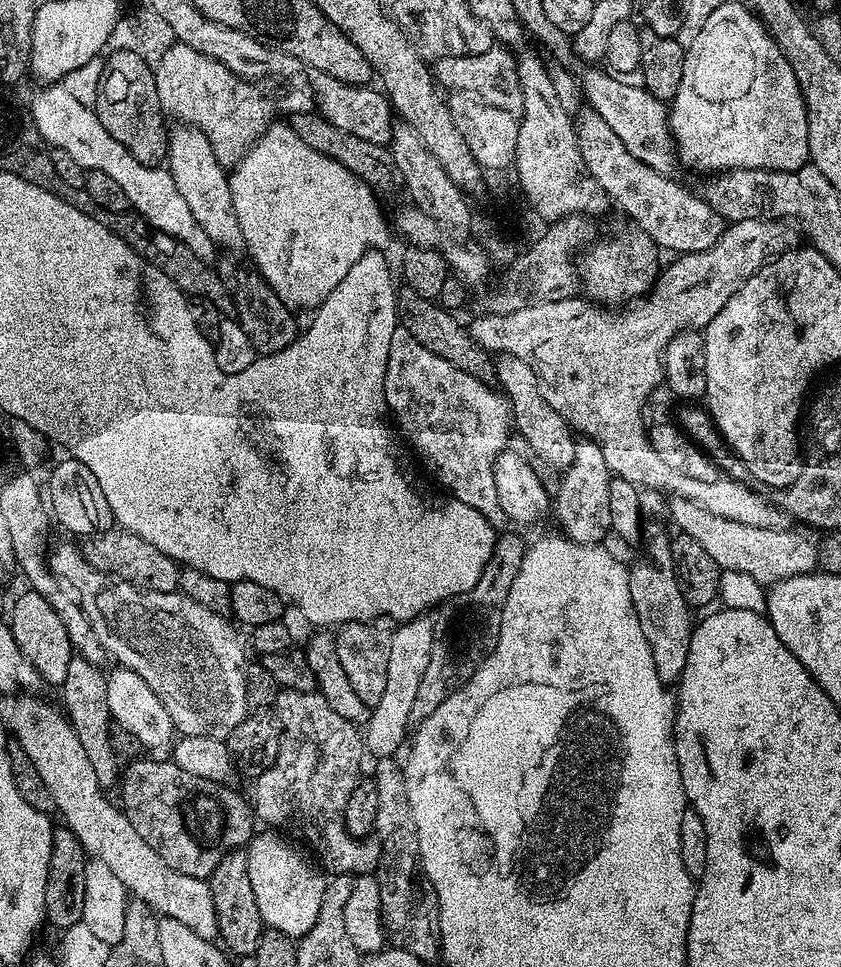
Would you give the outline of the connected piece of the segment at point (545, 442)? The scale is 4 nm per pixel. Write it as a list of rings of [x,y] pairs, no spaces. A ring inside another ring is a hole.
[[[507,354],[501,355],[495,361],[495,366],[500,372],[510,370],[510,390],[507,389],[506,395],[512,409],[514,428],[515,431],[520,431],[521,438],[532,447],[531,455],[546,458],[546,462],[550,462],[550,466],[561,470],[571,466],[574,462],[577,439],[574,437],[573,429],[569,428],[567,422],[562,418],[562,414],[558,414],[558,410],[554,410],[554,406],[550,406],[550,402],[545,398],[544,388],[534,374],[534,370],[530,366],[526,366],[526,362],[522,362],[520,358]]]

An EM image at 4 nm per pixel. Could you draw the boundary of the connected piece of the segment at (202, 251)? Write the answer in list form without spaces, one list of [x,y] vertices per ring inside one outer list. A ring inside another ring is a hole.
[[[63,86],[41,88],[44,89],[30,103],[30,115],[45,145],[66,150],[66,154],[70,154],[70,158],[74,158],[74,162],[85,170],[102,170],[102,174],[110,174],[110,178],[114,178],[114,182],[118,182],[118,187],[126,193],[131,211],[148,221],[152,228],[170,234],[194,250],[198,258],[211,261],[212,255],[217,255],[218,249],[210,234],[198,226],[186,198],[182,198],[178,186],[174,186],[174,178],[167,167],[142,166],[142,162],[138,162],[138,158],[134,158],[122,142],[110,138],[110,130],[102,126],[95,111],[89,105],[77,102]]]

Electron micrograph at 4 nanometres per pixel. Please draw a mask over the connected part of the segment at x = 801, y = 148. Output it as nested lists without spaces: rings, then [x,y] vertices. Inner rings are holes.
[[[726,2],[706,18],[702,30],[698,30],[698,38],[686,46],[684,54],[684,65],[682,66],[682,78],[676,91],[676,97],[670,102],[668,114],[668,127],[672,130],[672,139],[676,145],[679,163],[693,168],[696,172],[708,172],[707,174],[719,174],[727,172],[730,168],[761,168],[771,172],[793,172],[801,168],[803,164],[809,163],[808,155],[808,123],[806,122],[806,110],[804,100],[796,86],[794,70],[790,70],[790,62],[778,50],[774,38],[764,28],[763,22],[752,9],[745,6],[743,2]]]

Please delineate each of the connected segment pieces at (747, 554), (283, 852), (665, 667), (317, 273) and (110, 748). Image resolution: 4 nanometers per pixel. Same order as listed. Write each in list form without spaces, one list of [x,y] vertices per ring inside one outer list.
[[[674,496],[667,502],[673,522],[680,527],[677,529],[683,535],[694,538],[694,542],[699,542],[722,570],[742,571],[750,574],[760,585],[771,586],[817,567],[816,544],[795,530],[770,530],[765,534],[759,526],[746,526],[743,522],[730,522],[730,518],[709,514],[707,510],[702,510],[702,506],[686,502],[686,498]]]
[[[273,829],[262,831],[249,841],[247,849],[250,882],[253,883],[260,918],[267,927],[293,938],[302,937],[313,928],[321,912],[327,879],[315,861],[310,856],[308,858],[295,841]]]
[[[656,524],[650,525],[649,528],[647,525],[646,544],[647,540],[648,560],[640,560],[636,565],[628,568],[630,602],[634,602],[634,614],[638,614],[638,626],[642,626],[646,646],[650,646],[650,658],[654,658],[654,670],[658,678],[665,682],[676,682],[679,681],[682,670],[686,666],[686,654],[690,654],[694,616],[690,611],[690,605],[682,598],[682,590],[676,580],[676,571],[672,569],[672,545],[669,533],[664,533]]]
[[[275,122],[262,132],[260,139],[231,169],[228,185],[232,191],[234,210],[238,214],[238,226],[242,230],[244,248],[252,255],[251,263],[256,271],[264,277],[264,281],[272,287],[274,294],[278,294],[278,298],[282,298],[284,305],[290,309],[315,310],[319,308],[322,301],[330,294],[330,290],[334,290],[334,286],[338,286],[338,282],[342,282],[342,278],[346,278],[346,274],[350,274],[352,261],[358,260],[362,252],[369,251],[370,246],[375,245],[372,243],[376,240],[376,209],[380,206],[379,202],[375,200],[377,193],[362,186],[361,181],[355,179],[352,172],[346,170],[346,166],[342,166],[334,158],[330,158],[326,154],[318,154],[318,150],[310,150],[310,146],[306,146],[306,142],[302,142],[302,138],[298,138],[298,134],[294,134],[291,123]]]
[[[73,655],[70,667],[66,673],[66,682],[62,686],[64,692],[63,711],[66,713],[69,724],[71,724],[74,734],[78,734],[78,742],[82,742],[82,750],[86,750],[86,758],[90,761],[90,767],[94,769],[95,776],[98,777],[100,787],[105,790],[115,789],[122,776],[122,764],[116,761],[116,748],[112,745],[112,728],[114,732],[114,721],[110,714],[110,706],[106,702],[106,676],[101,665],[91,664],[79,655]]]

